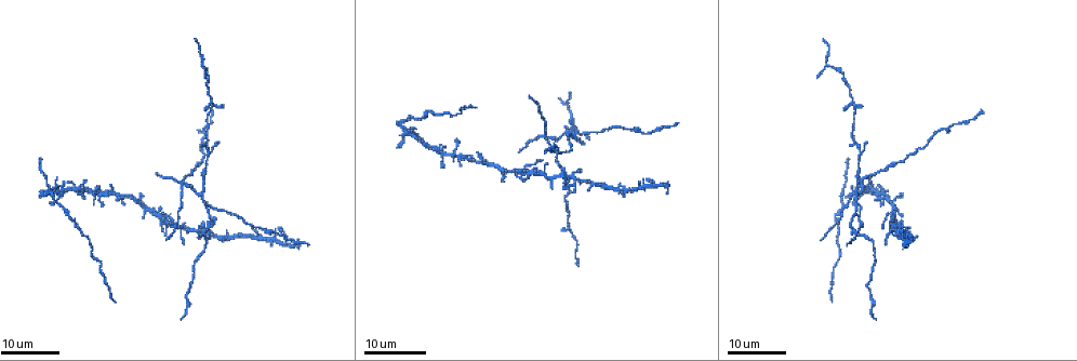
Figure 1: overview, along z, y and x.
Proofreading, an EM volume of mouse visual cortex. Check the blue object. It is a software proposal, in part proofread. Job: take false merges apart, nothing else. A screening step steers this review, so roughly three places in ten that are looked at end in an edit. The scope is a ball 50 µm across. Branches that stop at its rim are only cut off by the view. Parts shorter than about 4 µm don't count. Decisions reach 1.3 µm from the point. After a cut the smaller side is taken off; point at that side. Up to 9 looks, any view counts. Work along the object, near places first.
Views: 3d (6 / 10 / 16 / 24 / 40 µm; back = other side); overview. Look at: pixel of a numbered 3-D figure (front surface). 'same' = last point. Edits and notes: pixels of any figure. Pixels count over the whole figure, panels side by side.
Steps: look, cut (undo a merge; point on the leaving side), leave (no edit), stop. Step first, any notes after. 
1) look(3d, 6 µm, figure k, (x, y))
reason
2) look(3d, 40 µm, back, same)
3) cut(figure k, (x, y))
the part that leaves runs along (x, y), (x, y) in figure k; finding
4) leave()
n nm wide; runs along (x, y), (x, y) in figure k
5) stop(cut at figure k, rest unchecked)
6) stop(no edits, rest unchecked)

look(3d, 24 µm, figure 1, (571, 131))
three arms meet

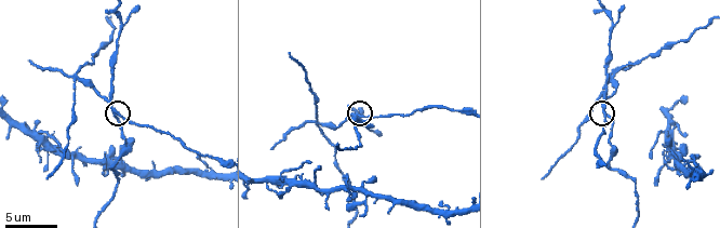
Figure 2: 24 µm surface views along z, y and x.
look(3d, 10 µm, figure 2, (360, 117))

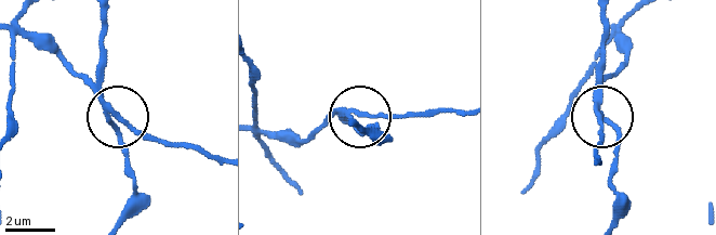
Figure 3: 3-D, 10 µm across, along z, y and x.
cut(figure 3, (78, 75))
side arm 21 µm; the part that leaves runs along (100, 95), (21, 29), (25, 13) in figure 3; two neurons meet here

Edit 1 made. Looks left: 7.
look(3d, 6 µm, figure 2, (606, 167))

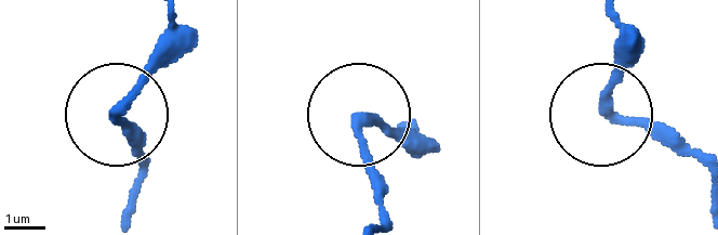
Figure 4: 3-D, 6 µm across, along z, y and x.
look(3d, 6 µm, back, figure 4, (365, 119))

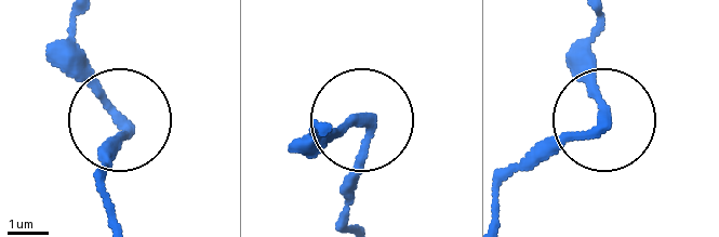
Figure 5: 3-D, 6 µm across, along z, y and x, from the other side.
leave()
continuous, no second neuron

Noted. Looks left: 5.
look(3d, 16 µm, figure 1, (209, 111))
two arms in line, one across

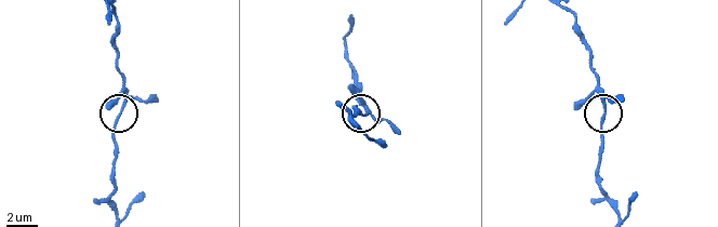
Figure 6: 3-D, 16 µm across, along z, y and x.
look(3d, 6 µm, figure 6, (120, 110))

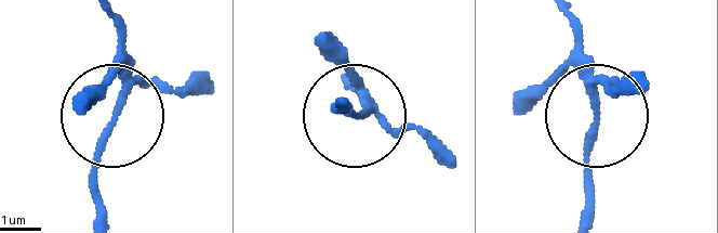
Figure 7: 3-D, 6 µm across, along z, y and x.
leave()
runs along (96, 219), (96, 146), (128, 74), (128, 26) in figure 7; one neuron here

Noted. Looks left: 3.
look(3d, 24 µm, figure 1, (824, 66))
calibre changes

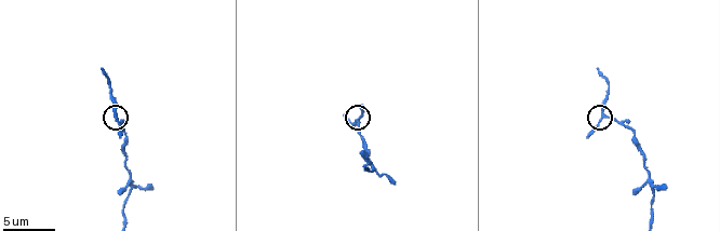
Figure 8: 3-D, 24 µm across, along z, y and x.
look(3d, 10 µm, figure 8, (114, 116))

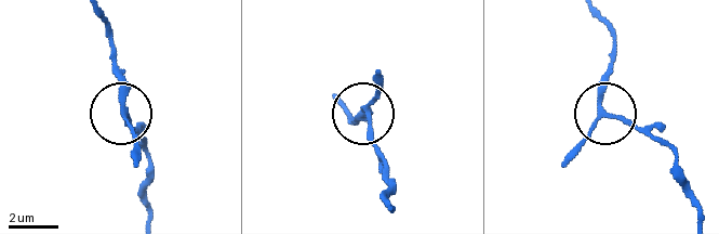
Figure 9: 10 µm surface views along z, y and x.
leave()
runs along (150, 217), (145, 193), (148, 155), (120, 105), (114, 33) in figure 9; one neuron here

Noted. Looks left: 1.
look(3d, 10 µm, figure 2, (102, 170))
arms part here

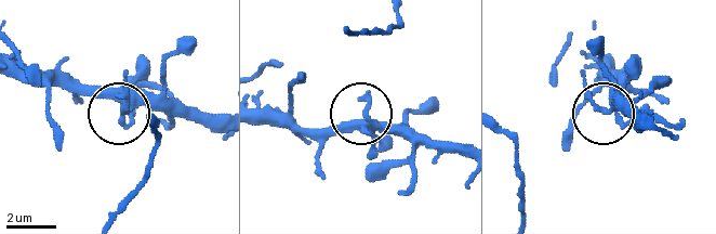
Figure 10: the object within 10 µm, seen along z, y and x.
leave()
240 nm wide; all the same neuron

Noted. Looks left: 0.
stop(cut at figure 3, rest unchecked)

